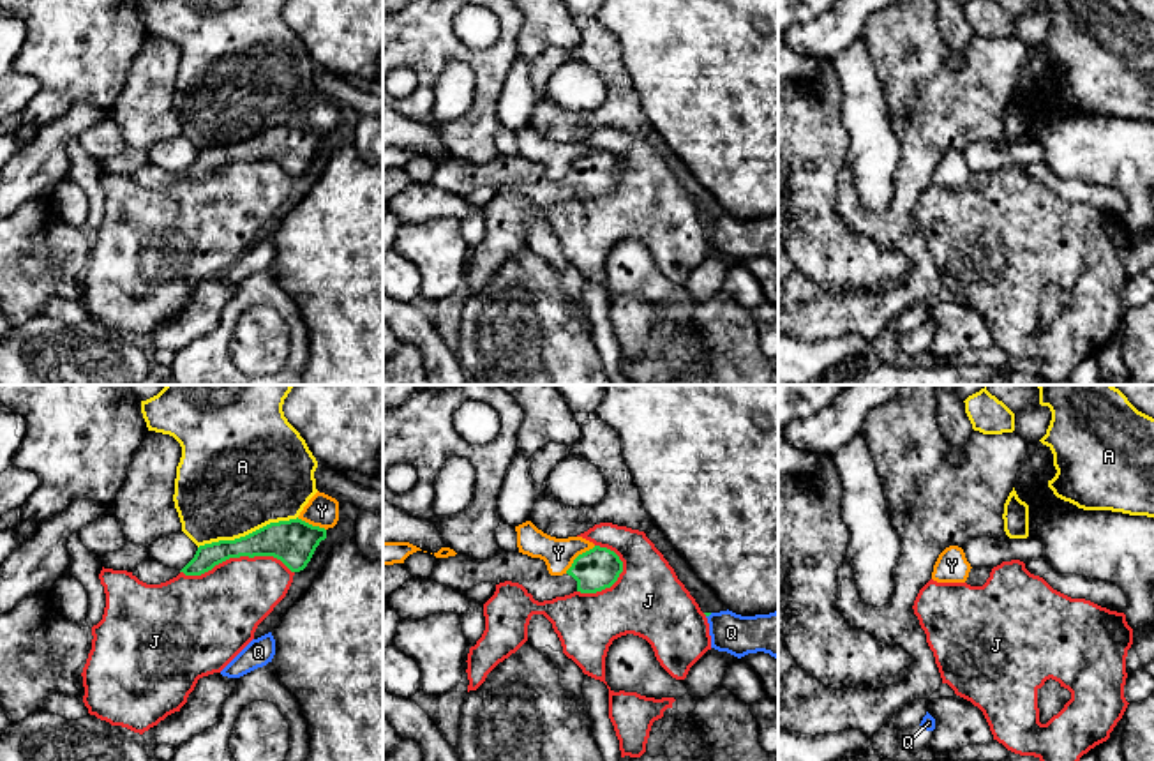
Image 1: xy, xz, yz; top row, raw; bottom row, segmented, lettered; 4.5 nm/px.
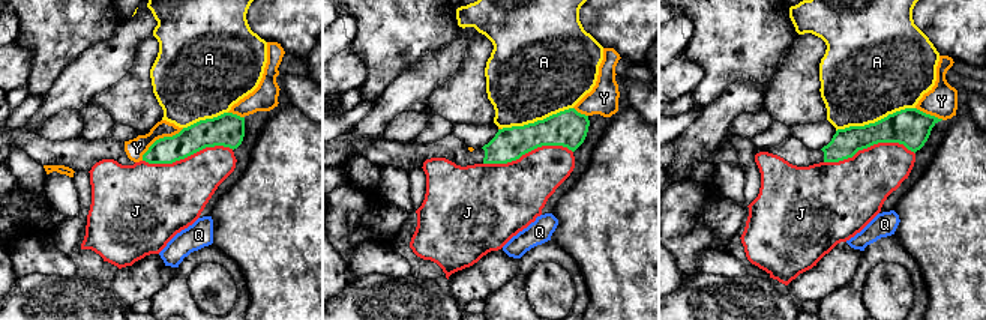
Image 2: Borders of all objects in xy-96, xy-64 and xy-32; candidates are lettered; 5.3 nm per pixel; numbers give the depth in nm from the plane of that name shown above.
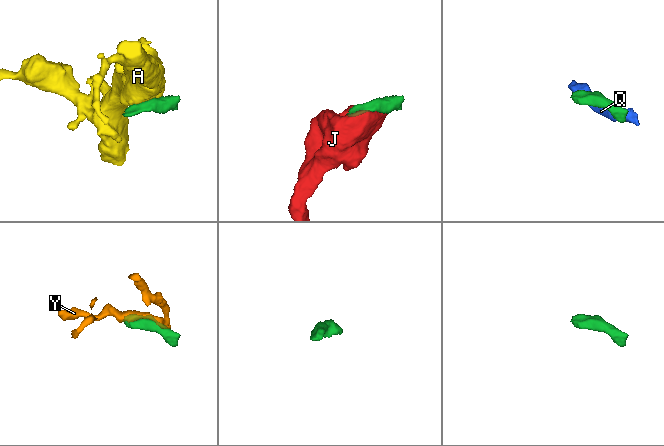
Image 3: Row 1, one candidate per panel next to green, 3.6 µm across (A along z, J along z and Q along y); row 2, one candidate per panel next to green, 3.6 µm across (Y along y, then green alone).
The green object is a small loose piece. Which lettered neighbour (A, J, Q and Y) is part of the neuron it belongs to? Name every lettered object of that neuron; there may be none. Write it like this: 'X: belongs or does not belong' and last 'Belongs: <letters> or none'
A: does not belong
J: does not belong
Q: does not belong
Y: does not belong
Belongs: none

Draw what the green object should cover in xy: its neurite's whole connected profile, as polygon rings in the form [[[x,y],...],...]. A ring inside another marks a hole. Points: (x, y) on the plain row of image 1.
[[[302,124],[270,127],[245,141],[199,150],[194,162],[180,175],[201,180],[215,170],[240,161],[274,161],[291,177],[300,177],[311,166],[316,152],[326,143],[326,134]]]

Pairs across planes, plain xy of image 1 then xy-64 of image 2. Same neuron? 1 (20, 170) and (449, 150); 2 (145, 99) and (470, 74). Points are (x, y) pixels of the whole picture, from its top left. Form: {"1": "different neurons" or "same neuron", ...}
{"1": "different neurons", "2": "same neuron"}

